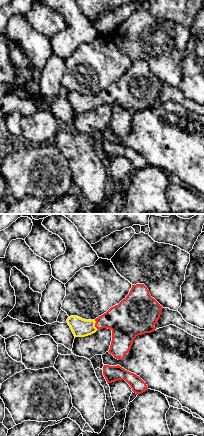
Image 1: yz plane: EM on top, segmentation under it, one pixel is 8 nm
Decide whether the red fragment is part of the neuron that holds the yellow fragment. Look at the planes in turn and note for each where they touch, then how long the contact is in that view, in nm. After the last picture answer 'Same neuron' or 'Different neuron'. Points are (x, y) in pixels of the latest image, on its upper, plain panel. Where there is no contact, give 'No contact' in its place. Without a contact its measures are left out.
Touches yellow at (94, 101). Shared border 90 nm

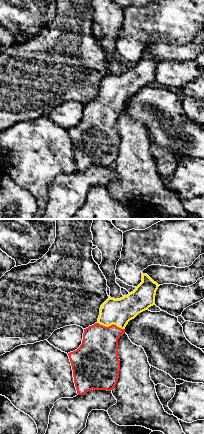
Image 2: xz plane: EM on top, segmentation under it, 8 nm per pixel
Touches yellow at (111, 100). Shared border 220 nm

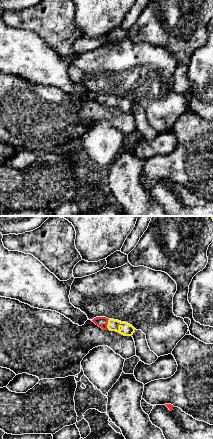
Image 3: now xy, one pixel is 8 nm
Touches yellow at (107, 100). Shared border 90 nm

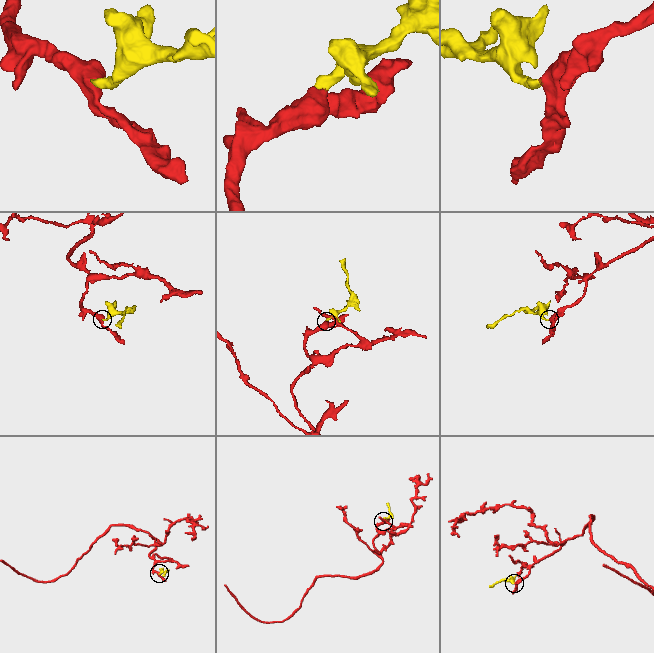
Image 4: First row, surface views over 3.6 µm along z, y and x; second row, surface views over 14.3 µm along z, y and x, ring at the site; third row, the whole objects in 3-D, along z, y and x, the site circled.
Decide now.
Same neuron

